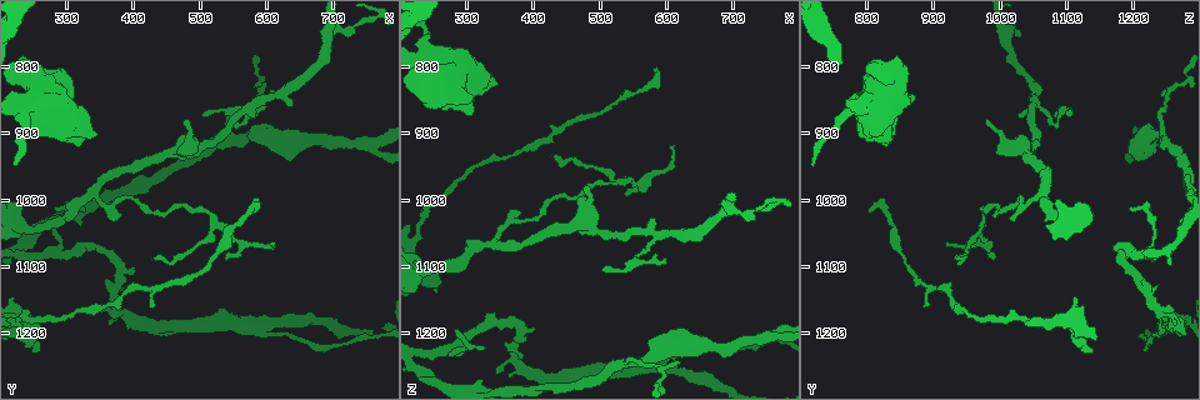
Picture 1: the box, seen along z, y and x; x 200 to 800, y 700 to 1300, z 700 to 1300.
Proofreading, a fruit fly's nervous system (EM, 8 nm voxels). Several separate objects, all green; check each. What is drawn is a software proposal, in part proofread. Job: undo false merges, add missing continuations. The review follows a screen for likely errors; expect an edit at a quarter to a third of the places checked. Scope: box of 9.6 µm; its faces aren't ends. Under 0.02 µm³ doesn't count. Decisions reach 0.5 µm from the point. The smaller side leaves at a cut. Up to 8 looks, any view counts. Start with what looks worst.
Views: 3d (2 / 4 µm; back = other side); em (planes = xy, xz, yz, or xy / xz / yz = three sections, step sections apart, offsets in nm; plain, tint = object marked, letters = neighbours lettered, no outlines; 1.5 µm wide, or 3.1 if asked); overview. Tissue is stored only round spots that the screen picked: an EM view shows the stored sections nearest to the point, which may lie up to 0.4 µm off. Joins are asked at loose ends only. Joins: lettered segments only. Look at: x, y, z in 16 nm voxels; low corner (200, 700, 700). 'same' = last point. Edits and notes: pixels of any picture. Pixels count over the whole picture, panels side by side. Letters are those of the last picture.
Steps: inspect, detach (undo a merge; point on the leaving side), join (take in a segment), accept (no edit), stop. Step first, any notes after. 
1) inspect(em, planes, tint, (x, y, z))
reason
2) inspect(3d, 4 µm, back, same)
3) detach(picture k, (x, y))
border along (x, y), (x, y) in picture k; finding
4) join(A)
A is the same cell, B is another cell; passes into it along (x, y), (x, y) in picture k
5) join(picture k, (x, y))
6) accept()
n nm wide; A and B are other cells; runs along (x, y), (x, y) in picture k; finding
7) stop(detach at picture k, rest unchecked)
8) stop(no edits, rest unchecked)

inspect(3d, 4 µm, (305, 845, 870))
stops while still wide

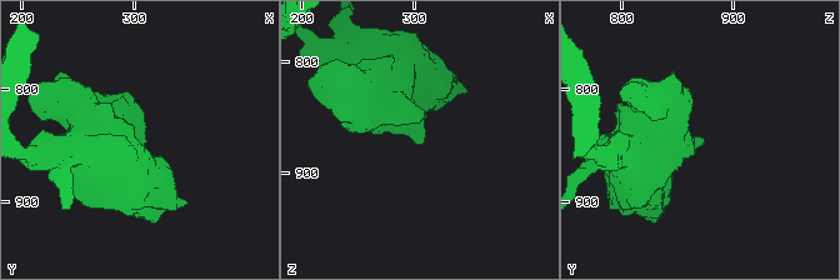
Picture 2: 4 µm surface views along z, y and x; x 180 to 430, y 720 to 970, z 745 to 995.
inspect(em, planes, letters, (312, 850, 870))
now the EM

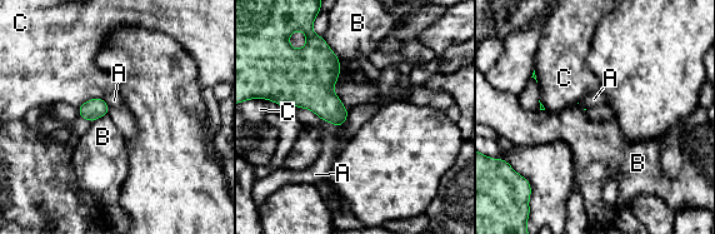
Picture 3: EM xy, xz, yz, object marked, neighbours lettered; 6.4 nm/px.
accept()
A, B and C are other cells; border along (323, 38), (348, 110) in picture 3; no lettered segment goes on from it

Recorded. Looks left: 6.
inspect(em, xy, step 8, letters, (480, 880, 980))
free end

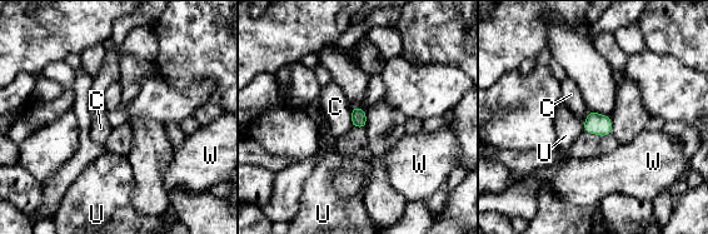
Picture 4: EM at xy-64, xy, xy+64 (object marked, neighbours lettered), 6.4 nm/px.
inspect(em, planes, letters, same)
cut it another way

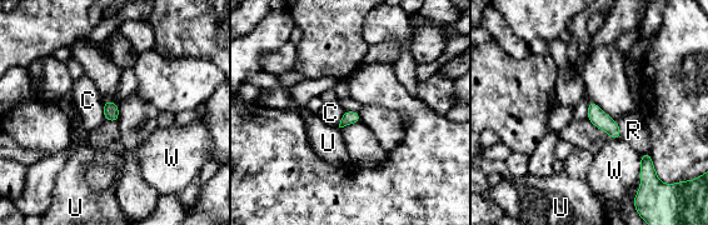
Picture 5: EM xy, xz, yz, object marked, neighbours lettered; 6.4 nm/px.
accept()
C, R, U and W are other cells; border along (103, 101), (103, 118), (105, 120) in picture 5; no lettered segment goes on from it

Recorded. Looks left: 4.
inspect(em, xz, step 4, letters, (540, 1085, 995))
thin end

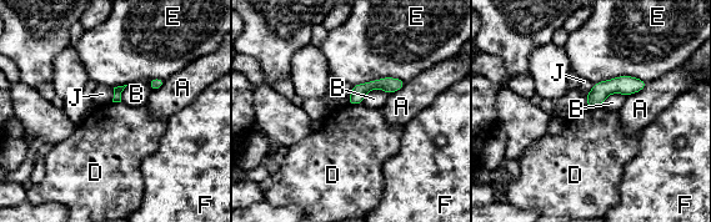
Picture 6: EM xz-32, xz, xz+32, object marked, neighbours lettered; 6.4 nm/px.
accept()
E touches over 340 nm; A, B, D, E, F and J are other cells; border along (346, 102), (361, 104) in picture 6; none of them fits

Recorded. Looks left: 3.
stop(no edits, rest unchecked)

